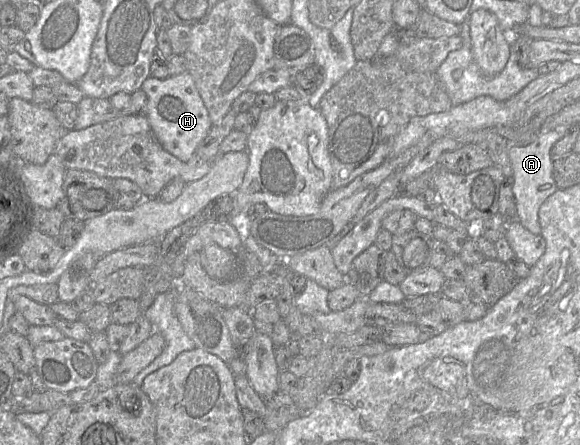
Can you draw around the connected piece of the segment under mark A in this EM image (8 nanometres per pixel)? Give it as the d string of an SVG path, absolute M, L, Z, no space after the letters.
M544 129L530 144L511 143L509 147L510 169L514 178L513 193L516 201L516 219L531 233L541 234L539 210L543 202L558 190L553 177L552 148L564 134L563 129Z

